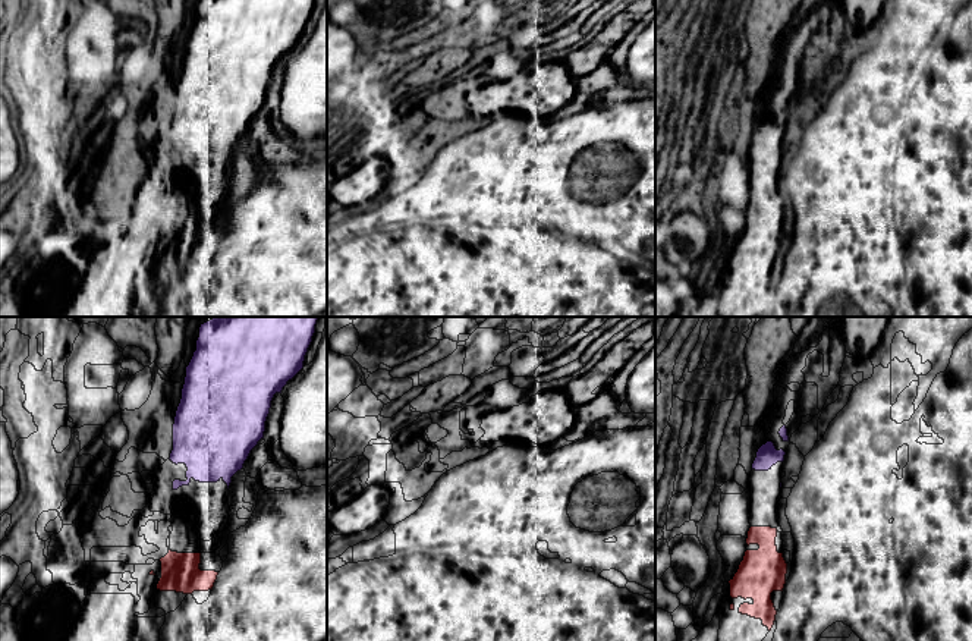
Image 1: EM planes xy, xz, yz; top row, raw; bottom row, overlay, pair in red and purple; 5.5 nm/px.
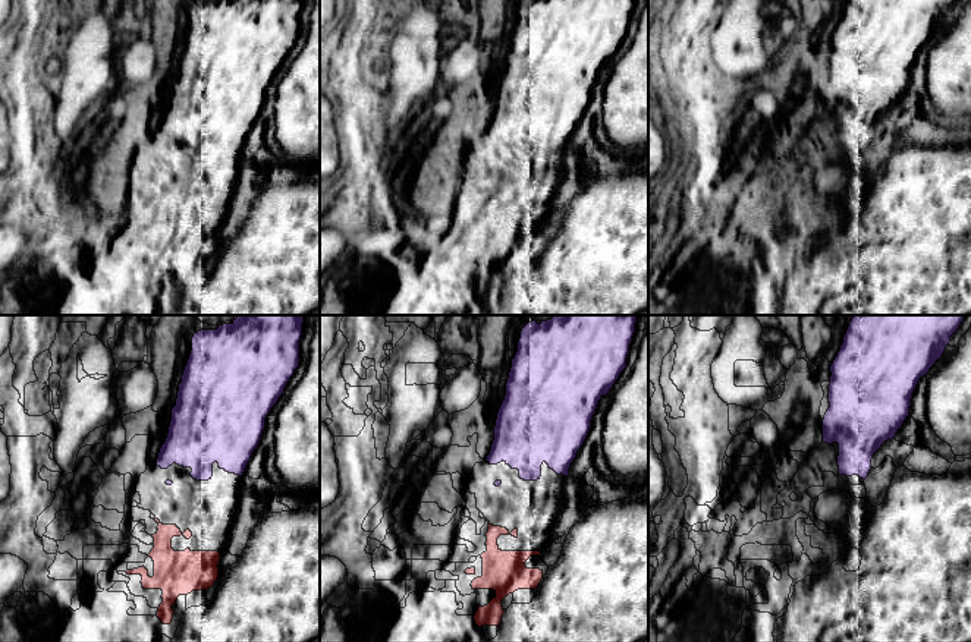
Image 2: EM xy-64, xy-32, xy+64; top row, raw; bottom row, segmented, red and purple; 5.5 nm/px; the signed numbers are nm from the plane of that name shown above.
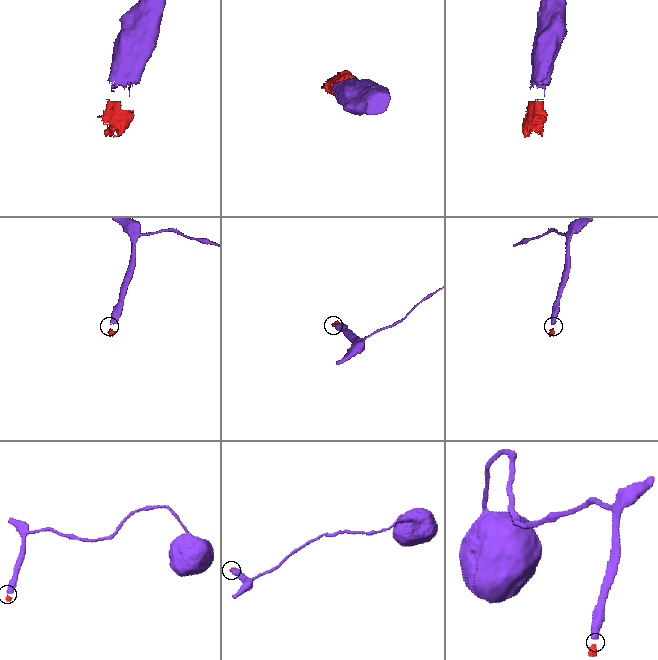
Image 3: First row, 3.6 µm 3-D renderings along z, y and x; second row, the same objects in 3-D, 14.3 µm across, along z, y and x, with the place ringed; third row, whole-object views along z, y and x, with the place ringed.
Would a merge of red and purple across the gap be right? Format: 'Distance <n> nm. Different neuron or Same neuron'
Distance 240 nm. Same neuron

